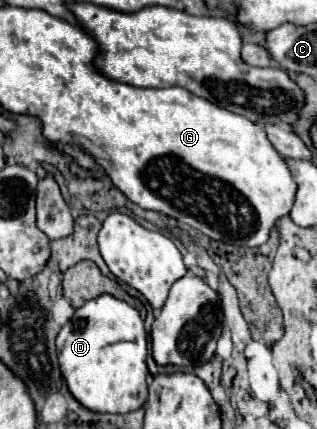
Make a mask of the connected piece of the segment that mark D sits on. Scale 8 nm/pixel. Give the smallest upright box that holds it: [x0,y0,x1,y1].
[56,295,146,413]

